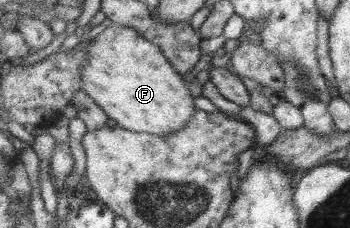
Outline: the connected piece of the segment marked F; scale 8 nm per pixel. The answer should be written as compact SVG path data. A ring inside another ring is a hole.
M112 24L91 41L87 50L89 57L83 68L83 90L102 106L118 126L136 132L151 132L168 136L183 131L200 111L196 108L196 97L183 73L171 63L163 48L147 40L138 30L119 24Z

